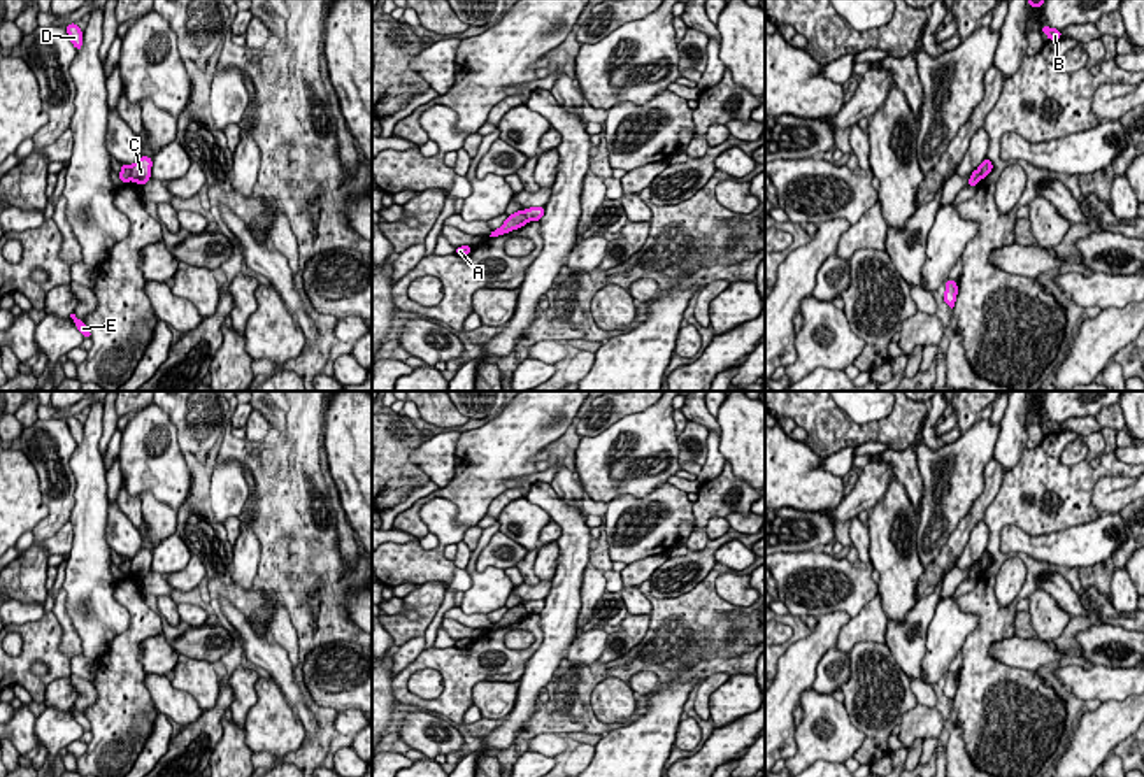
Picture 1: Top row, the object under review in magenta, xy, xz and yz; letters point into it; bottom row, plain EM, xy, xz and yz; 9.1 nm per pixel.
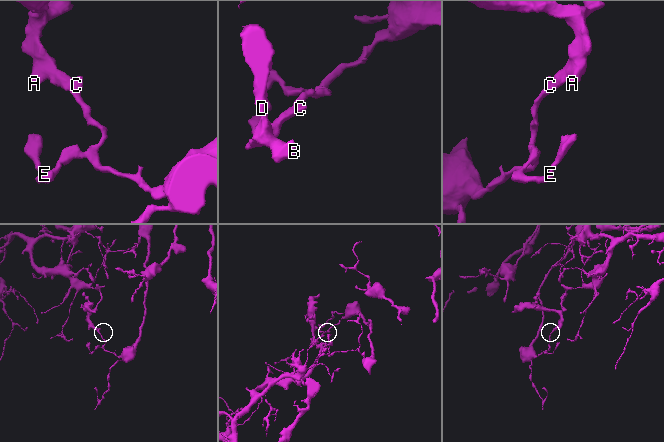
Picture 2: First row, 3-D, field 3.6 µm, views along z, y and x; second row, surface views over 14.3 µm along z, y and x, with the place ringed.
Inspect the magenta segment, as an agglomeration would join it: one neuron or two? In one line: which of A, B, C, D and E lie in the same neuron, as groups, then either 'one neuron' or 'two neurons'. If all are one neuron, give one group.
A B D / C E; two neurons

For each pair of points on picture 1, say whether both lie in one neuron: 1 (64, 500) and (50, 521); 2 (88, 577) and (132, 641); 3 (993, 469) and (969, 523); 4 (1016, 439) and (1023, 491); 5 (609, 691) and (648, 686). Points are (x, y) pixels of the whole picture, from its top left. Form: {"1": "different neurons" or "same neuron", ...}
{"1": "same neuron", "2": "different neurons", "3": "same neuron", "4": "different neurons", "5": "same neuron"}

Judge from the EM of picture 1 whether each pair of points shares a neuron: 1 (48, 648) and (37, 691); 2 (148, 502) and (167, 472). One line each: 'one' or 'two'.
1: one
2: two

